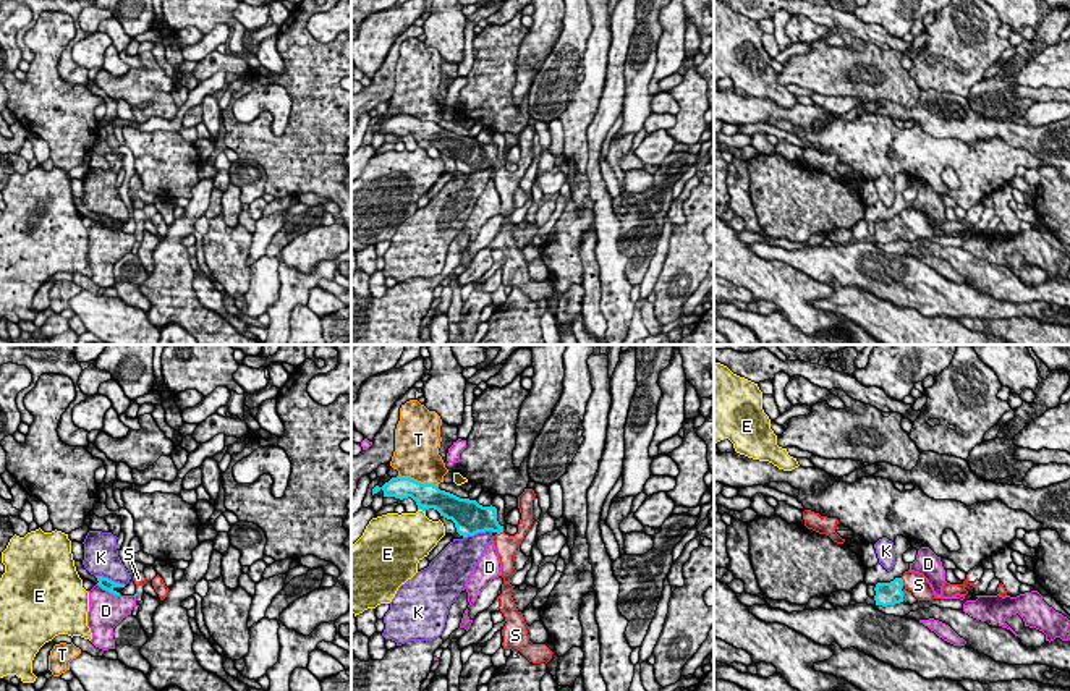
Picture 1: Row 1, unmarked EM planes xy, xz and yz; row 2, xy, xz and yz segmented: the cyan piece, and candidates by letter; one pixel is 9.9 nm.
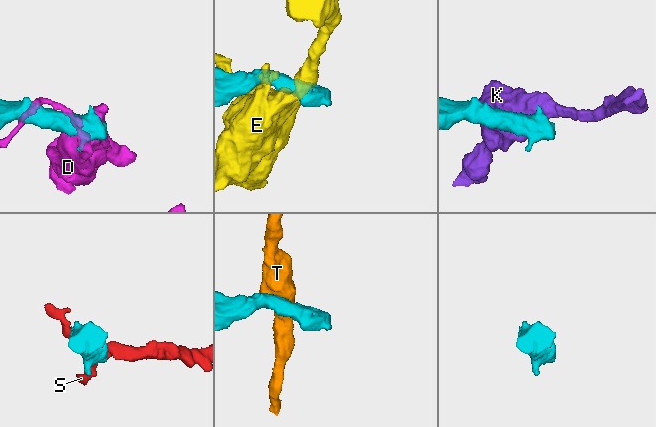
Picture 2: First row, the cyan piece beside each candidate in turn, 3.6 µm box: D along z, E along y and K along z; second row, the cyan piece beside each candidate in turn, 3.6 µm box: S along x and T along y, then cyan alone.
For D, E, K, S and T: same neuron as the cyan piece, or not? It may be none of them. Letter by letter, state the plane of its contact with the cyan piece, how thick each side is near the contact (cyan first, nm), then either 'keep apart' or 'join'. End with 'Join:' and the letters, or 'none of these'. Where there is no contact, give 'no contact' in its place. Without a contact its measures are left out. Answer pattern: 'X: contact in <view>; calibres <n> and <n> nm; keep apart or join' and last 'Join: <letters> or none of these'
D: contact in xy; calibres 120 and 360 nm; keep apart
E: contact in xz; calibres 260 and 400 nm; keep apart
K: contact in xy; calibres 120 and 360 nm; keep apart
S: contact in yz; calibres 220 and 200 nm; join
T: contact in xz; calibres 260 and 440 nm; keep apart
Join: S

